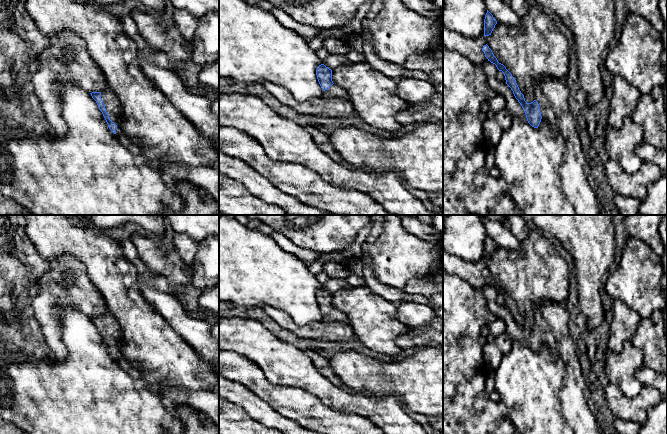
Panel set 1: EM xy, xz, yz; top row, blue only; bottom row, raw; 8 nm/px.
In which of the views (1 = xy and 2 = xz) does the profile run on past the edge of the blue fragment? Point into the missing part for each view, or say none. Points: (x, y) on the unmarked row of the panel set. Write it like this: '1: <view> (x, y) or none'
1: xy (112, 329)
2: xz (335, 315)

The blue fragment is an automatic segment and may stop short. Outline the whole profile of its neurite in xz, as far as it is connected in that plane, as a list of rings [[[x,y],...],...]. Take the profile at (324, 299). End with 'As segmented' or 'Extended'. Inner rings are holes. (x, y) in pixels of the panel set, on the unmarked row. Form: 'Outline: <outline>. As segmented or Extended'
Outline: [[[321,288],[316,293],[316,299],[318,306],[323,314],[324,322],[339,322],[348,324],[346,314],[343,311],[333,307],[331,293],[326,291],[324,288]]]. Extended

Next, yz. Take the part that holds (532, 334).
Outline: [[[487,268],[483,270],[482,275],[484,276],[485,281],[488,283],[488,285],[495,288],[497,293],[503,296],[505,300],[506,308],[511,312],[515,322],[521,328],[525,336],[528,347],[532,351],[538,352],[541,344],[545,343],[552,349],[552,352],[556,356],[558,356],[560,352],[559,345],[551,329],[549,328],[549,325],[547,324],[545,318],[539,312],[539,310],[536,309],[534,311],[535,324],[531,327],[527,327],[525,325],[524,319],[519,314],[515,302],[512,300],[512,298],[506,293],[506,291],[503,288],[498,286],[497,282],[494,280],[492,274],[489,272]]]. Extended

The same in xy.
Outline: [[[107,312],[102,317],[92,316],[90,318],[102,336],[109,353],[118,361],[121,361],[123,356],[118,348],[121,332],[115,317],[110,312]]]. Extended

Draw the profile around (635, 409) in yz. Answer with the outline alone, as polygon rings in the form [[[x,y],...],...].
[[[609,383],[606,387],[606,401],[614,418],[643,425],[647,420],[647,411],[662,400],[661,393],[645,386],[634,398],[623,394],[618,385]]]

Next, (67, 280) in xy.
[[[63,254],[49,263],[50,269],[38,280],[39,291],[32,299],[32,308],[46,344],[55,358],[62,361],[67,356],[60,326],[64,309],[73,308],[89,317],[102,317],[109,311],[78,258]]]

